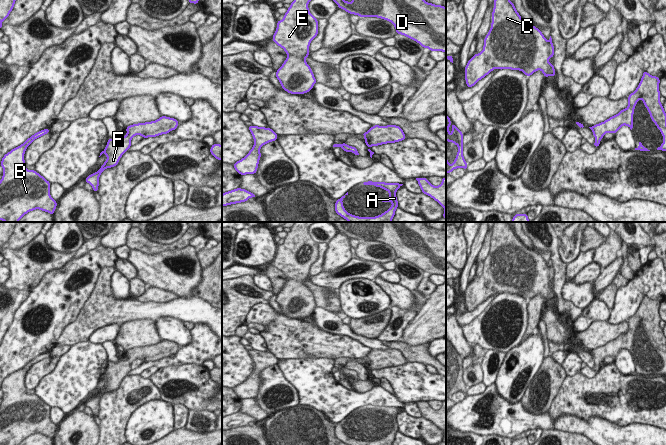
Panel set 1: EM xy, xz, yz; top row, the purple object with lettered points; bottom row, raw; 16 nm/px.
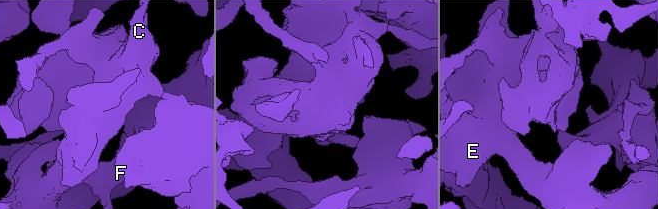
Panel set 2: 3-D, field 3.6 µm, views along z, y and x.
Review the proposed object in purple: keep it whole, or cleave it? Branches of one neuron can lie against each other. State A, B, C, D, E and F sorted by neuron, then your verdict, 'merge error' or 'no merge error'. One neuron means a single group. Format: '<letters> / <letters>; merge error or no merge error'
A B C D E F; no merge error

